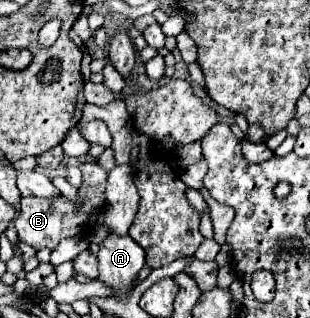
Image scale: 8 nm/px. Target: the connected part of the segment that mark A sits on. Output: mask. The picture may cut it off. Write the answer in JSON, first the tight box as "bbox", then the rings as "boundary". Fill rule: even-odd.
{"bbox":[100,234,144,298],"boundary":[[[108,234],[100,242],[100,280],[116,290],[116,298],[126,298],[132,282],[144,266],[144,252],[130,236]]]}

